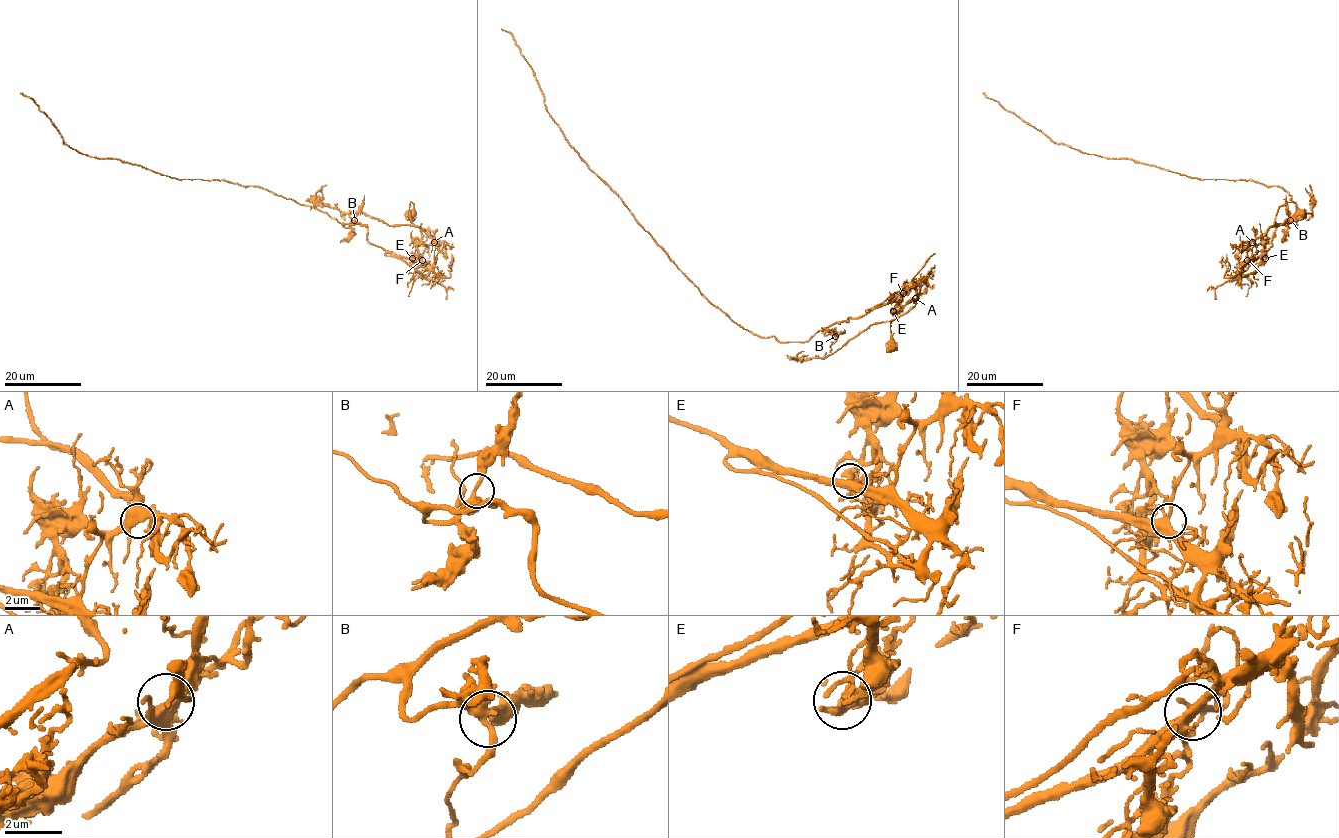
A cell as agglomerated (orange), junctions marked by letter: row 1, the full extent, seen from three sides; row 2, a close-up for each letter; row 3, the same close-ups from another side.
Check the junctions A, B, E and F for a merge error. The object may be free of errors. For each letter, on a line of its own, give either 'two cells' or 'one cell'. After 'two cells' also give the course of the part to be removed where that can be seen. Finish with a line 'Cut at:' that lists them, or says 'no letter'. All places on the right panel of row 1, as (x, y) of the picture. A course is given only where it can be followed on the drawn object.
A: one cell
B: one cell
E: two cells | (1266, 258), (1240, 276), (1295, 212), (1279, 187), (1082, 153), (982, 92)
F: one cell
Cut at: E

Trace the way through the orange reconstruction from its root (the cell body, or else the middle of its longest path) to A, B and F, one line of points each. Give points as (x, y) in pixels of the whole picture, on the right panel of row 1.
A: (1299, 215), (1295, 203), (1283, 204), (1274, 223), (1252, 242)
B: (1299, 215), (1295, 203), (1283, 204), (1255, 240), (1263, 253), (1254, 260), (1271, 245), (1275, 225), (1290, 220)
F: (1299, 215), (1295, 203), (1283, 204), (1274, 223), (1255, 240), (1263, 248), (1247, 260)

